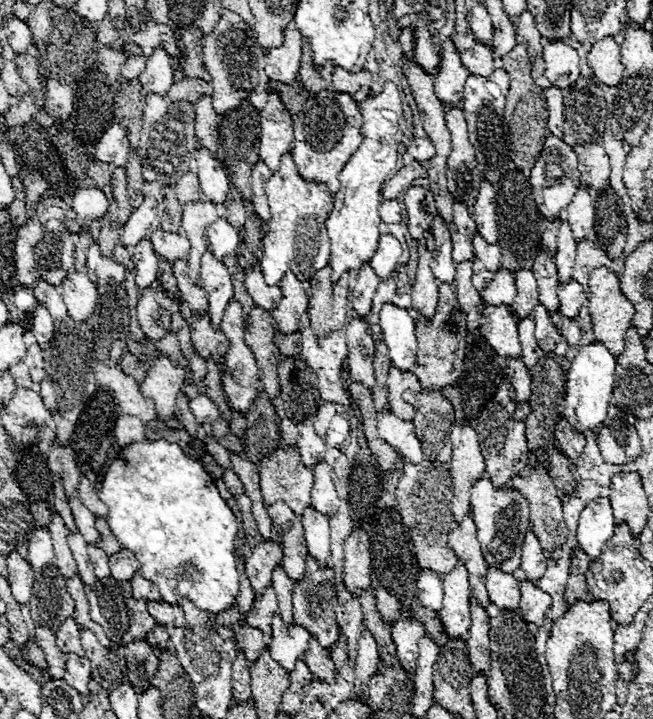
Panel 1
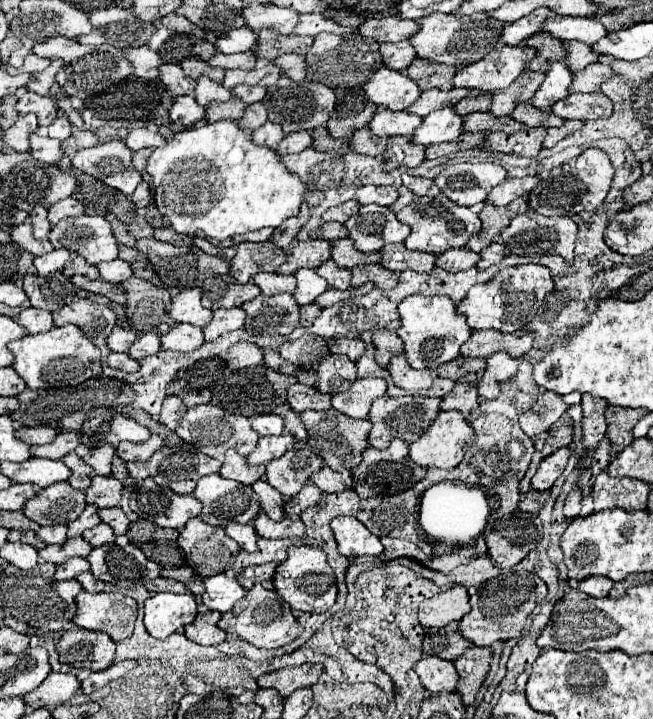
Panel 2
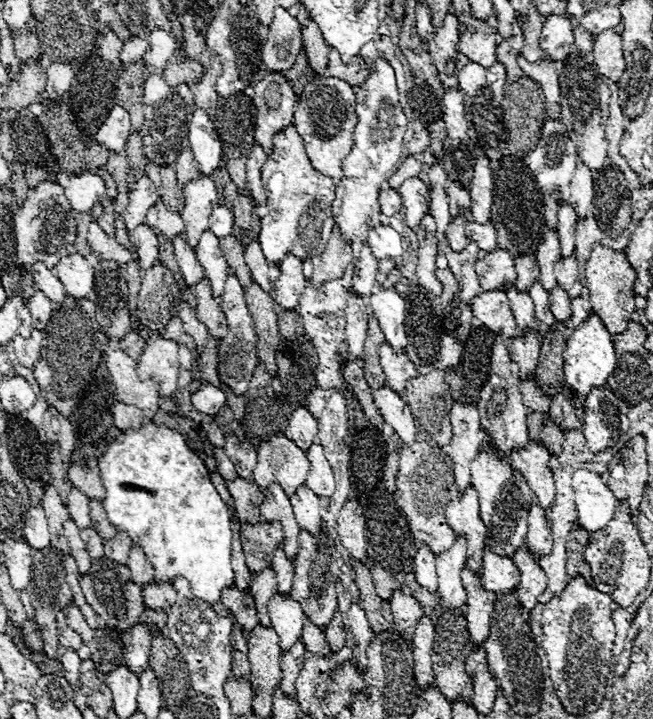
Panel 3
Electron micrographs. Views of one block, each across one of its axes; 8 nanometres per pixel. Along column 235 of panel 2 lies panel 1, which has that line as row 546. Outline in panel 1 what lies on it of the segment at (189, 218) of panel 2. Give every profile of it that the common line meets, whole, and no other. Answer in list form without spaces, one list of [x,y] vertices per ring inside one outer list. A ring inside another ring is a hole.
[[[142,440],[124,448],[110,464],[98,496],[108,506],[106,520],[110,530],[122,548],[134,552],[142,576],[156,584],[164,602],[178,604],[180,598],[188,598],[198,610],[212,614],[236,606],[236,594],[240,588],[234,546],[238,532],[236,518],[218,494],[210,474],[198,462],[190,460],[178,444],[170,444],[168,440]]]

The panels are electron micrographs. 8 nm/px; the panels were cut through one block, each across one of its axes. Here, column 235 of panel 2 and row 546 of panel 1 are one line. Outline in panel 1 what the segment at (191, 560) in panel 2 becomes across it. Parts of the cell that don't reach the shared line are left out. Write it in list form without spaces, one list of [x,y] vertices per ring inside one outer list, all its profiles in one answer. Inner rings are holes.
[[[538,466],[536,470],[530,470],[528,476],[514,476],[510,486],[514,490],[522,492],[522,496],[526,496],[528,508],[530,508],[530,528],[538,536],[538,542],[542,544],[542,552],[546,552],[546,556],[552,558],[554,548],[558,548],[566,542],[568,532],[566,532],[564,518],[562,518],[562,504],[560,504],[560,498],[558,498],[558,490],[550,482],[548,472],[542,466]]]

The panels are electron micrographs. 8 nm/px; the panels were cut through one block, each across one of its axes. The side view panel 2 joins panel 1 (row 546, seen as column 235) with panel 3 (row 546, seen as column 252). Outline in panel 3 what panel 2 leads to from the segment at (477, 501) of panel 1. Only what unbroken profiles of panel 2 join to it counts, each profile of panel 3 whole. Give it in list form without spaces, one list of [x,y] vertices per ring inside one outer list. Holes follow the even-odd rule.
[[[484,442],[472,464],[472,486],[478,490],[480,518],[488,528],[486,542],[490,542],[490,548],[494,548],[496,554],[514,556],[526,540],[526,520],[534,502],[534,492],[526,484],[526,478],[508,464],[508,458],[496,456],[490,442]]]

